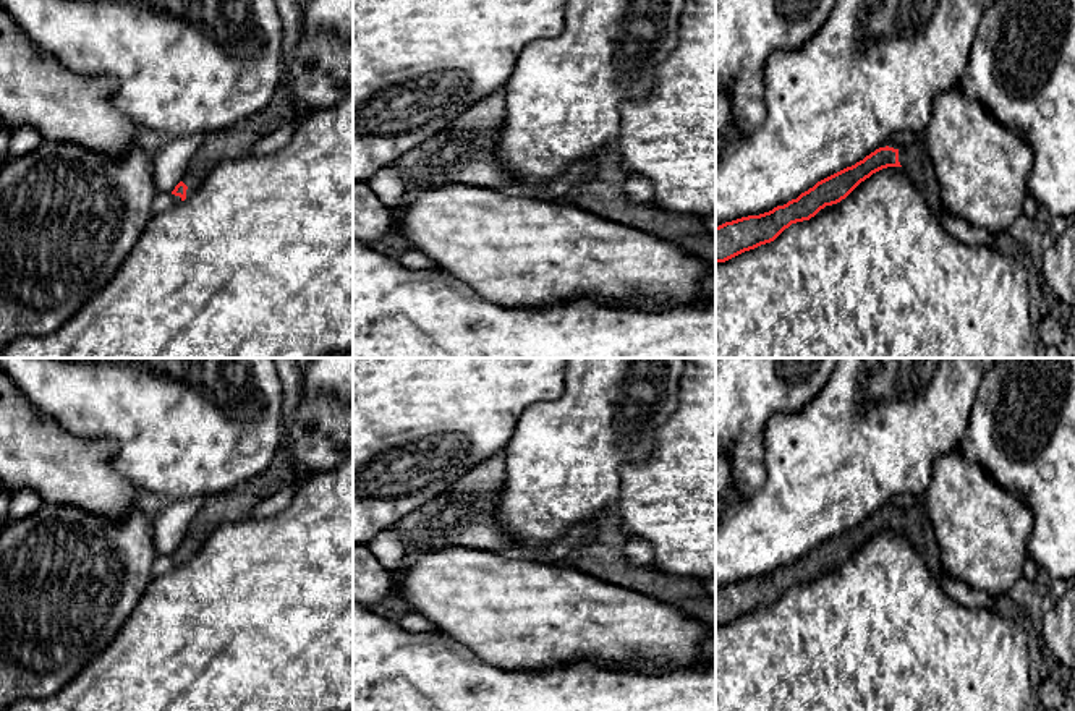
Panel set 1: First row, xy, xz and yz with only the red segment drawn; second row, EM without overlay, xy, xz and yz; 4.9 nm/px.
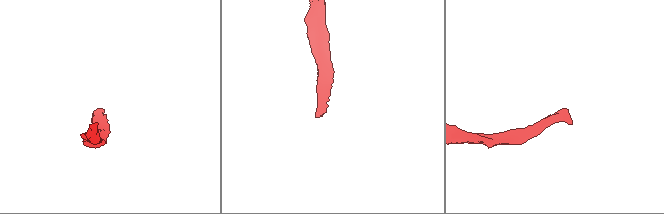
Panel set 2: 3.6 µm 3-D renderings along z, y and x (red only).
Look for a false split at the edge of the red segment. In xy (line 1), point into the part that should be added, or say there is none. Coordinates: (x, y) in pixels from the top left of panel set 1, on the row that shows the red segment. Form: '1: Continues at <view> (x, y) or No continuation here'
1: Continues at xy (232, 143)

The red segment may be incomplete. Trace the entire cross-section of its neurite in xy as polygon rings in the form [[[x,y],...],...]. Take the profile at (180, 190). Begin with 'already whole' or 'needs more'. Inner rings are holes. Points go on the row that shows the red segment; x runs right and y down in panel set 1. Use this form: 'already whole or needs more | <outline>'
needs more | [[[282,81],[262,112],[238,121],[232,128],[206,134],[189,160],[183,180],[172,191],[175,202],[180,204],[198,191],[217,164],[249,155],[259,138],[300,115],[303,117],[304,112],[306,109],[293,94],[288,83]]]

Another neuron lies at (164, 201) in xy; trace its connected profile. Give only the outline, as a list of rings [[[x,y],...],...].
[[[159,193],[151,206],[152,217],[170,211],[176,206],[172,193]]]

